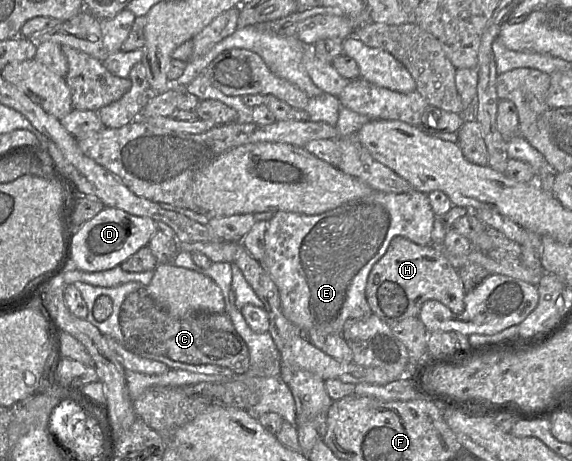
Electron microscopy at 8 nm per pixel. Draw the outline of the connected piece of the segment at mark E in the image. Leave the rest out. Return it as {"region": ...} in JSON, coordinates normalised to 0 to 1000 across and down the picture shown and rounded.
{"region":[[[654,412],[638,427],[554,466],[484,458],[469,479],[463,549],[455,573],[483,616],[493,677],[509,701],[531,725],[552,718],[598,727],[608,694],[652,681],[638,638],[643,599],[685,518],[705,514],[731,531],[752,531],[759,477],[747,421],[733,414],[677,419]]]}

